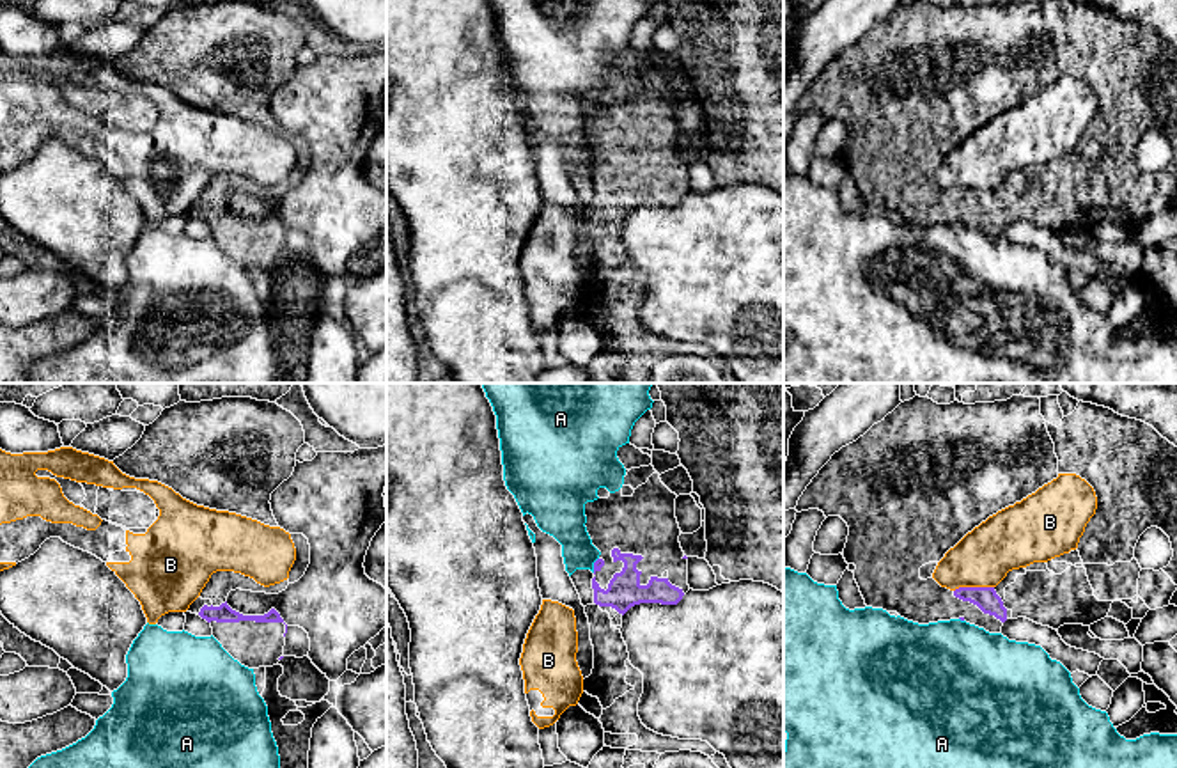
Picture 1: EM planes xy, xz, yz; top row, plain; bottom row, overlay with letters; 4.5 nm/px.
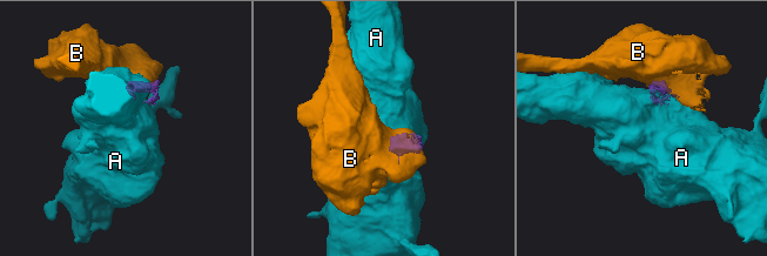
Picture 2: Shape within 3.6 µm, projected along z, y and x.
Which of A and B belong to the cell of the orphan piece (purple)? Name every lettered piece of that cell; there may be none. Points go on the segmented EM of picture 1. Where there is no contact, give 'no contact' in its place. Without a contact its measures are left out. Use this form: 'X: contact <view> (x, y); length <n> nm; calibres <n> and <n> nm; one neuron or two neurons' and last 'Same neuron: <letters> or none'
A: contact xz (594, 564); length 80 nm; calibres 50 and 190 nm; two neurons
B: contact yz (974, 587); length 190 nm; calibres 110 and 260 nm; two neurons
Same neuron: none

